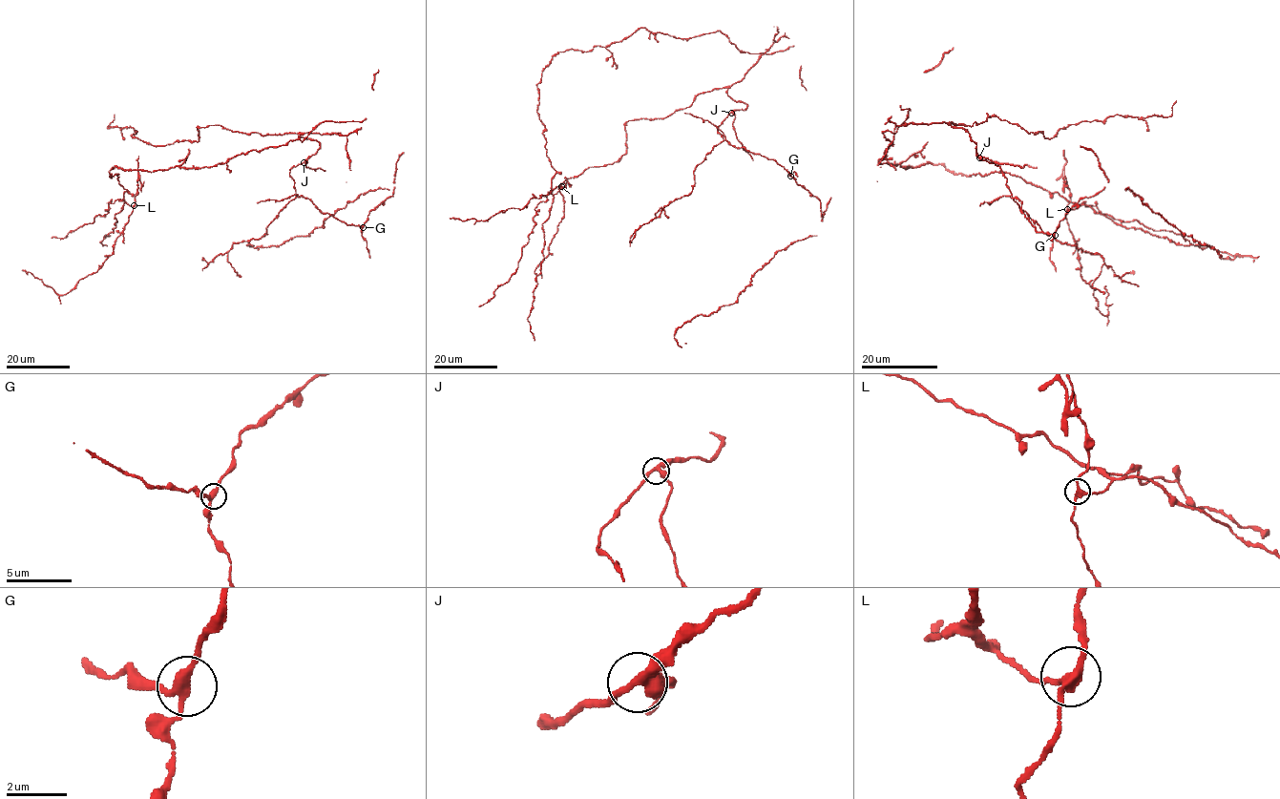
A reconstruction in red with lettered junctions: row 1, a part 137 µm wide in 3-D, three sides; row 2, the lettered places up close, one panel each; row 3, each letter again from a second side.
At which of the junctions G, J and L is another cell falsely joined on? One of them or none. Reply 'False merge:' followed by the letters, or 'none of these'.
False merge: L

